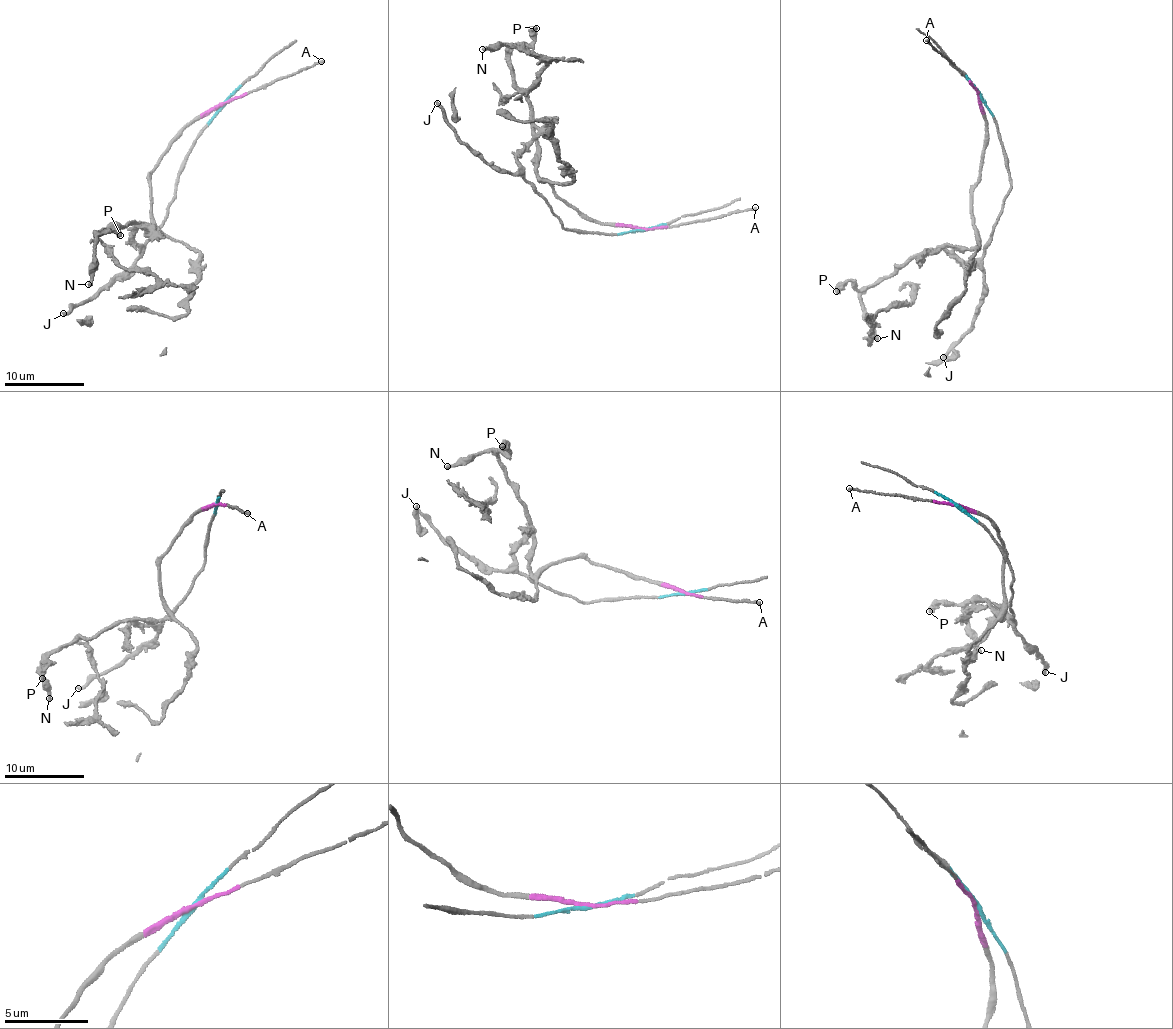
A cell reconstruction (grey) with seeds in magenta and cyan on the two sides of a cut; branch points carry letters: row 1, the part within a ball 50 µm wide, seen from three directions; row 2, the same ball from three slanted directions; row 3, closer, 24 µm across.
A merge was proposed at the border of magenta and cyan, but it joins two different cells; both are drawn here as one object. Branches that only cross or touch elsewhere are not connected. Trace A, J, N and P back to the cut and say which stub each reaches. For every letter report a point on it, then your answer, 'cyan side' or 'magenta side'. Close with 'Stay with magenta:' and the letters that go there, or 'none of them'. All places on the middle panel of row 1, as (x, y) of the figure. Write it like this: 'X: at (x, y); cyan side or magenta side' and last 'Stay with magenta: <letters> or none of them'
A: at (755, 207); magenta side
J: at (437, 103); cyan side
N: at (482, 49); magenta side
P: at (536, 28); magenta side
Stay with magenta: A, N, P

